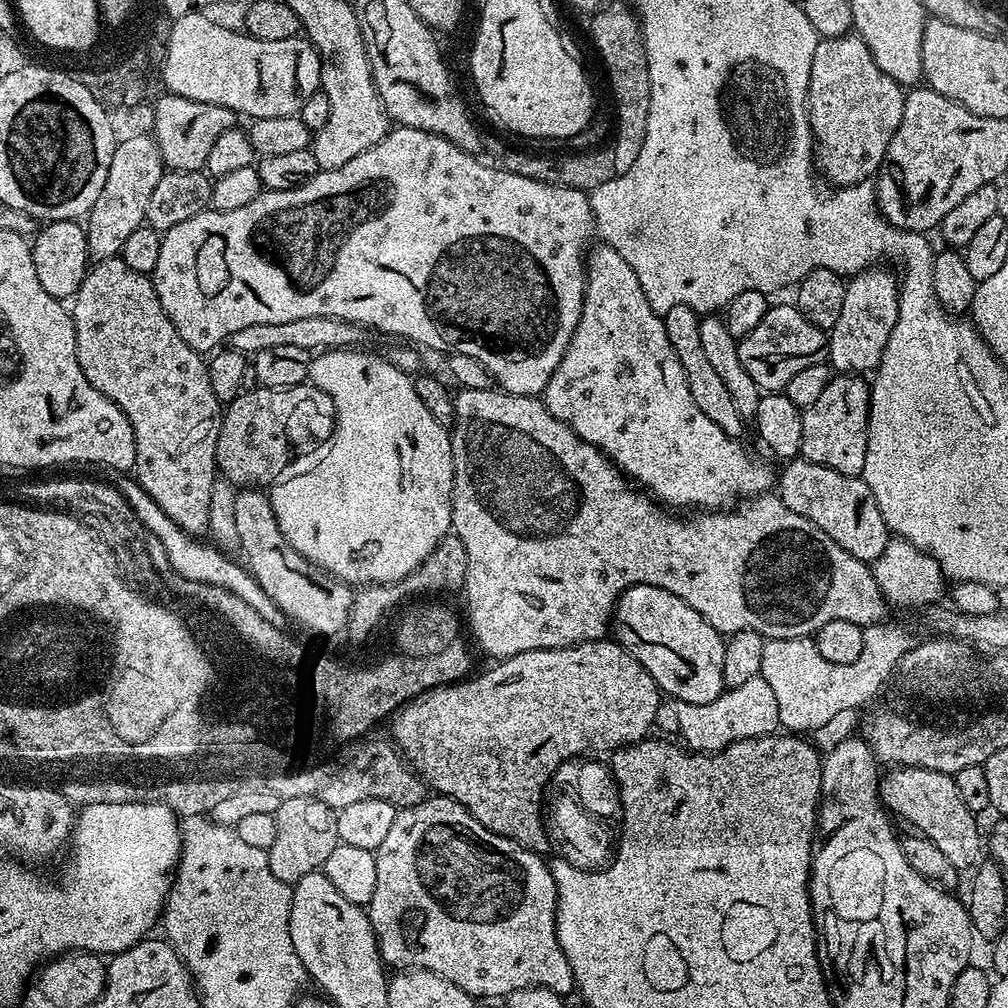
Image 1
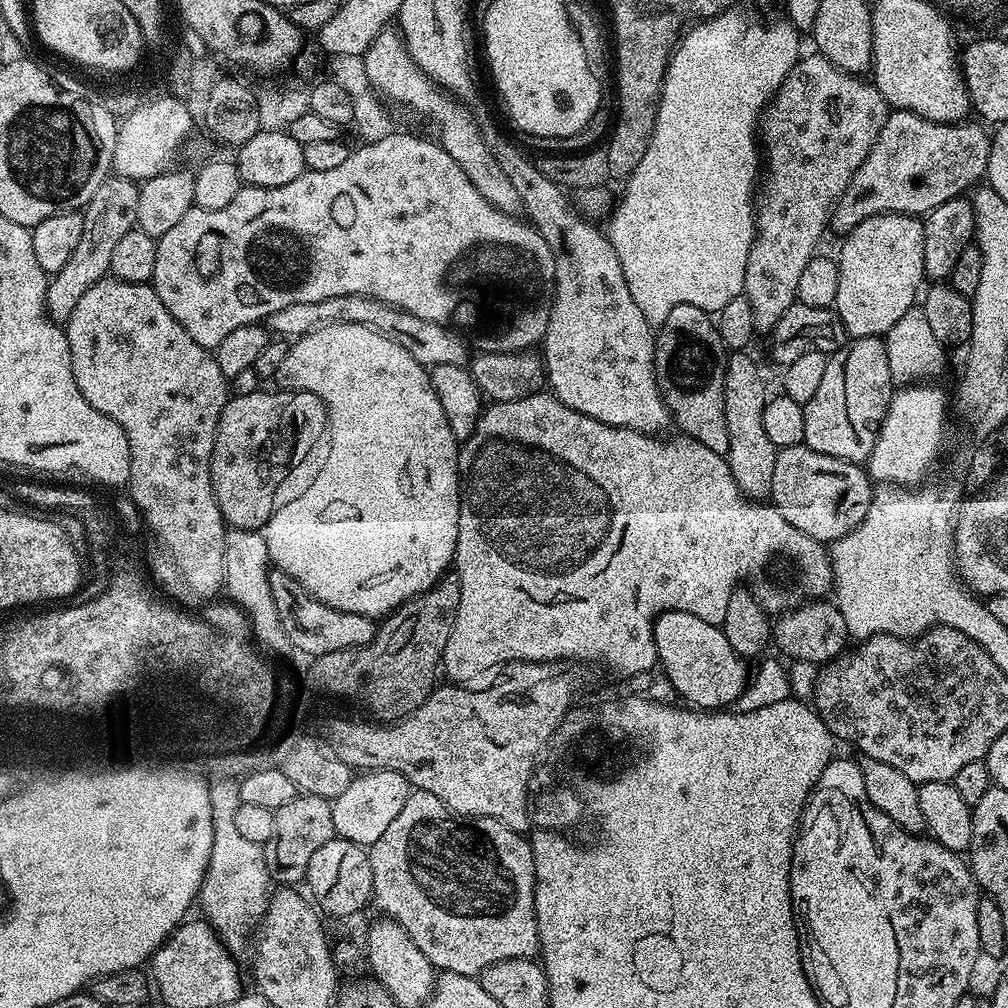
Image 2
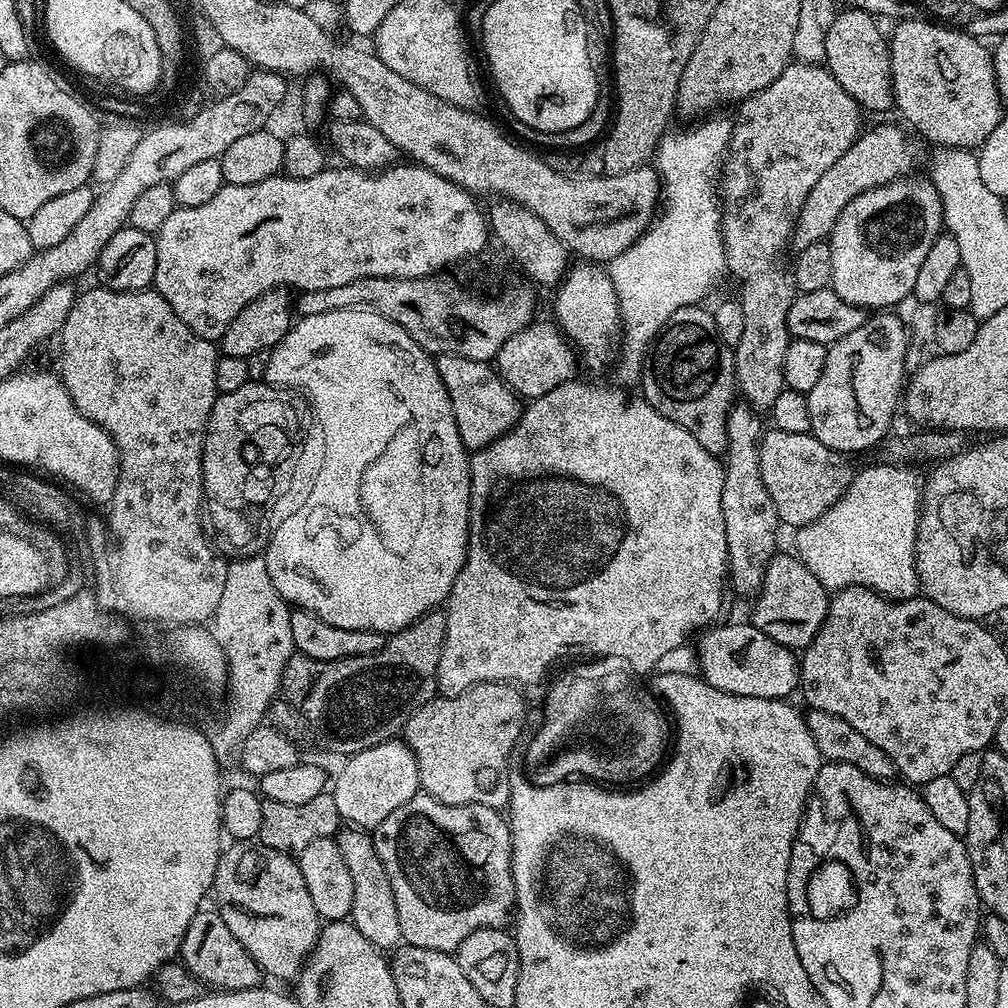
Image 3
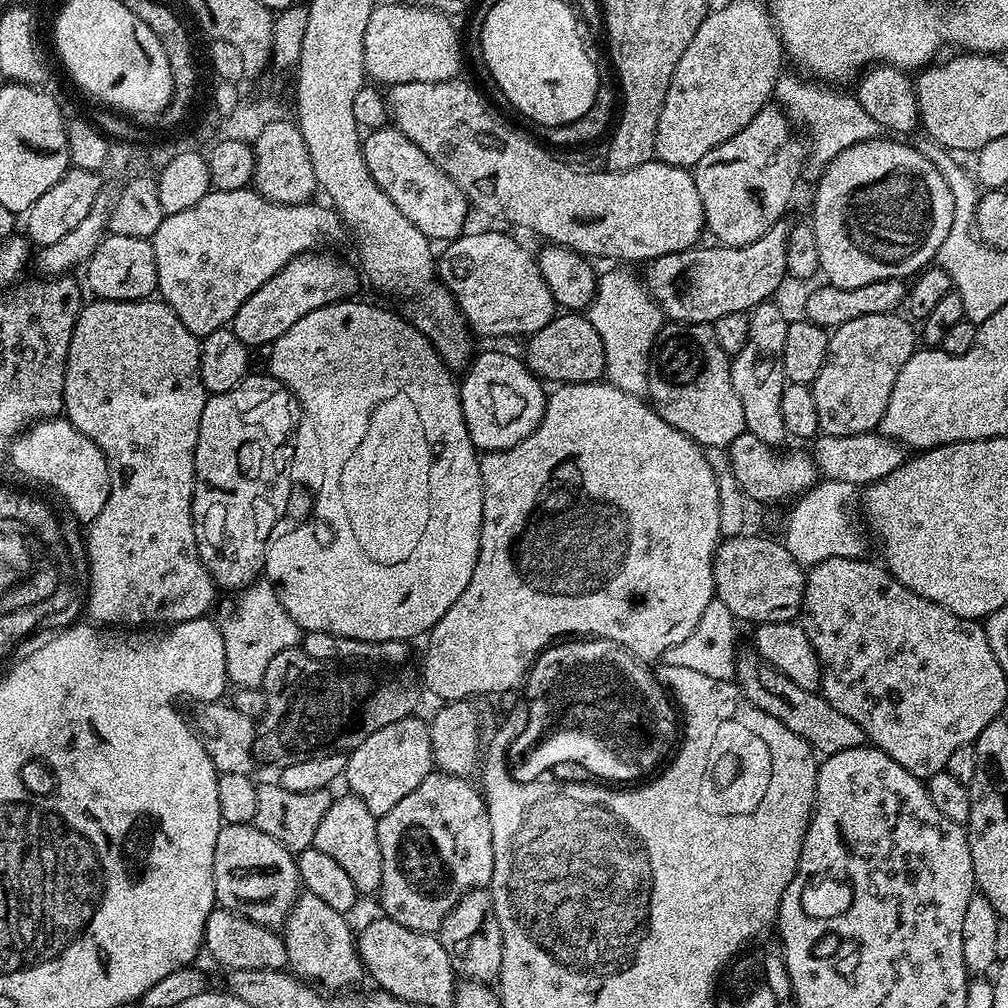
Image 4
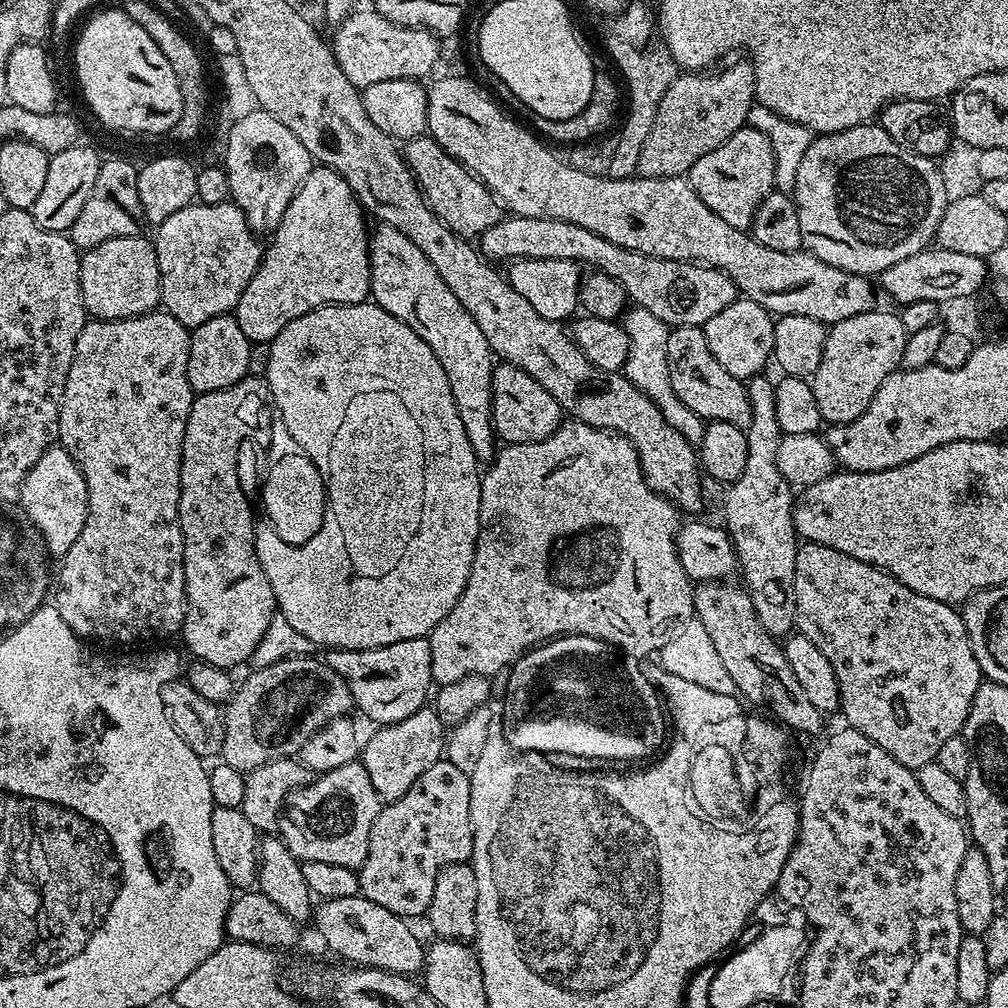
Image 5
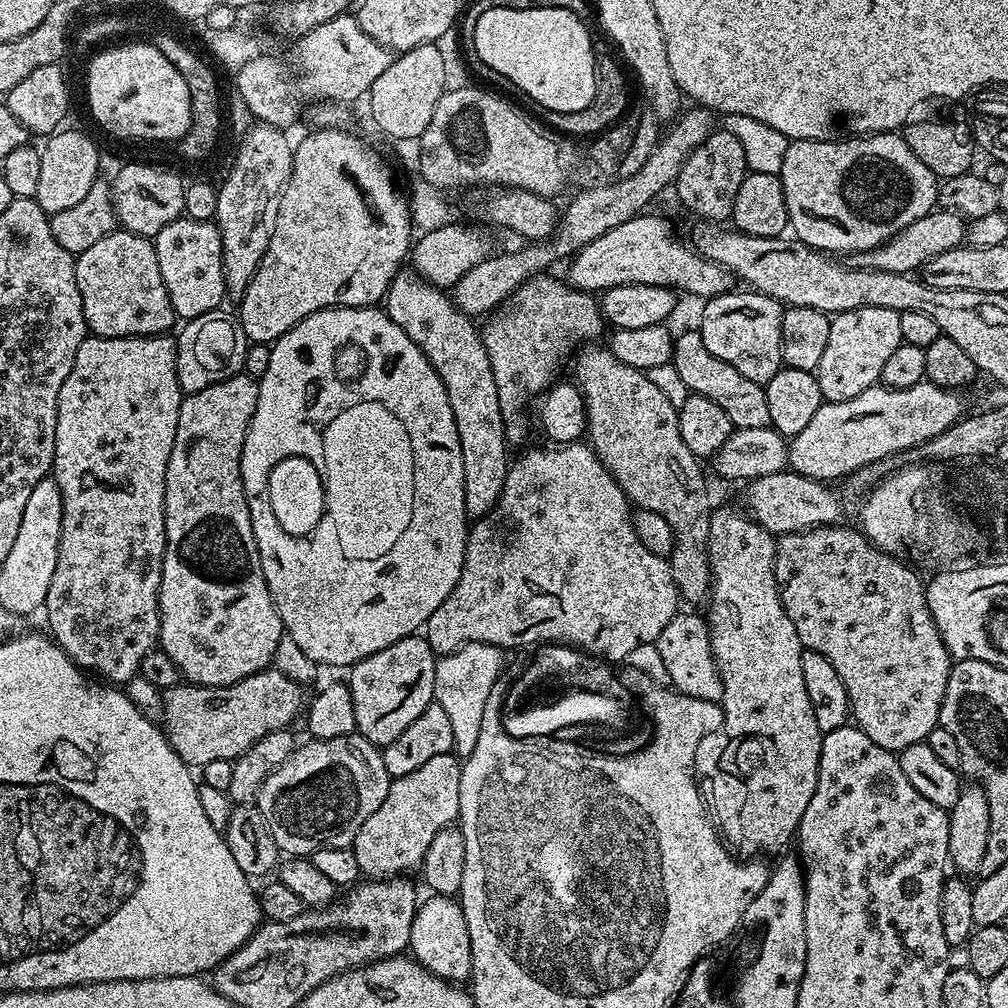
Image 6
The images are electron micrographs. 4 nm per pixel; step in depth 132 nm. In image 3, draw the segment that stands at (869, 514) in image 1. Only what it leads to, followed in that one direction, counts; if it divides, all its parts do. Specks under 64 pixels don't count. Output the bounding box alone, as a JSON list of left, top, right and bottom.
[758,428,854,529]

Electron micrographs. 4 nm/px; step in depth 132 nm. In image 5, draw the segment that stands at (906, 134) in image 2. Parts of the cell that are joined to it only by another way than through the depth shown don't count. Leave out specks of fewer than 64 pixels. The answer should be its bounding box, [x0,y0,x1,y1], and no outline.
[478,215,738,328]

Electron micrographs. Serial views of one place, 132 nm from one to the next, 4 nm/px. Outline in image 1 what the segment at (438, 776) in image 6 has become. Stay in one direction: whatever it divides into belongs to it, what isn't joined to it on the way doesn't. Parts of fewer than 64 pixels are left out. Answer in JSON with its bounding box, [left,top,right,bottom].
[366,795,573,998]

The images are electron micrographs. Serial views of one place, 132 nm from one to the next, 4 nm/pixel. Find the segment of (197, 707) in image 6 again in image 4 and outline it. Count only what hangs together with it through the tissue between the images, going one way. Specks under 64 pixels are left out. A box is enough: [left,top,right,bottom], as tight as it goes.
[258,647,421,769]

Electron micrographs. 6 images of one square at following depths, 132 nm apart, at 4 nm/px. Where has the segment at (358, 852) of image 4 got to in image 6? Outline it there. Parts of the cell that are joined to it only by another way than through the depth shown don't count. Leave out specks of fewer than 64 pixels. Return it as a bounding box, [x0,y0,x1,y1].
[255,734,390,858]

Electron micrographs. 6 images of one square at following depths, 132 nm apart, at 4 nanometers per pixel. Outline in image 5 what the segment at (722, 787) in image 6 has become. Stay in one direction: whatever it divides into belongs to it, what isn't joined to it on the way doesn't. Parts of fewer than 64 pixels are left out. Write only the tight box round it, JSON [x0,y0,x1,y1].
[722,374,798,638]

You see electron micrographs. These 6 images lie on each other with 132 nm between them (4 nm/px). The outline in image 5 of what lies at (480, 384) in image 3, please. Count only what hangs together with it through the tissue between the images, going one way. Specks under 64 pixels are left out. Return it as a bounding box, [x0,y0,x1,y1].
[492,363,562,444]

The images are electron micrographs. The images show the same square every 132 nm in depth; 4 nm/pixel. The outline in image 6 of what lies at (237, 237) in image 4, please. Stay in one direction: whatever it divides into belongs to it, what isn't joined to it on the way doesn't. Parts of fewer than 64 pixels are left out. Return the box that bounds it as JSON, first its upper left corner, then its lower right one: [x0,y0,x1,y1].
[154,218,226,322]

